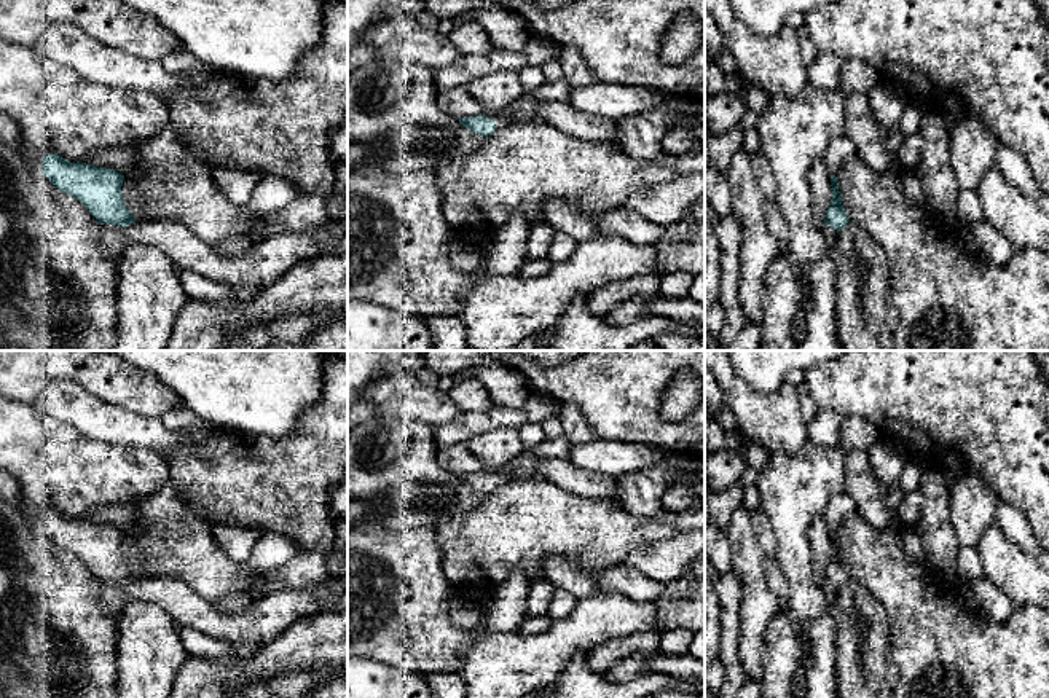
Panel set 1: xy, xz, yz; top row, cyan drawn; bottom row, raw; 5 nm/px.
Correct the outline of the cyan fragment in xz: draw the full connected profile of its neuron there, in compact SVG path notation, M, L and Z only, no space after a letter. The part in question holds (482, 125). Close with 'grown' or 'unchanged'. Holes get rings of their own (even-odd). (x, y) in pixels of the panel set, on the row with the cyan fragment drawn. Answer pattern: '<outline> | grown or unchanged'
M524 92L513 105L504 110L486 110L483 115L458 118L469 131L489 137L496 129L518 121L540 121L539 100Z | grown

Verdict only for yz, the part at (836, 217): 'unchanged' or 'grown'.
grown

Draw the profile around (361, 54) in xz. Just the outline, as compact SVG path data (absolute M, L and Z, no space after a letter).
M356 45L349 53L348 53L348 70L356 70L362 65L367 65L373 61L378 61L378 49L371 45Z

